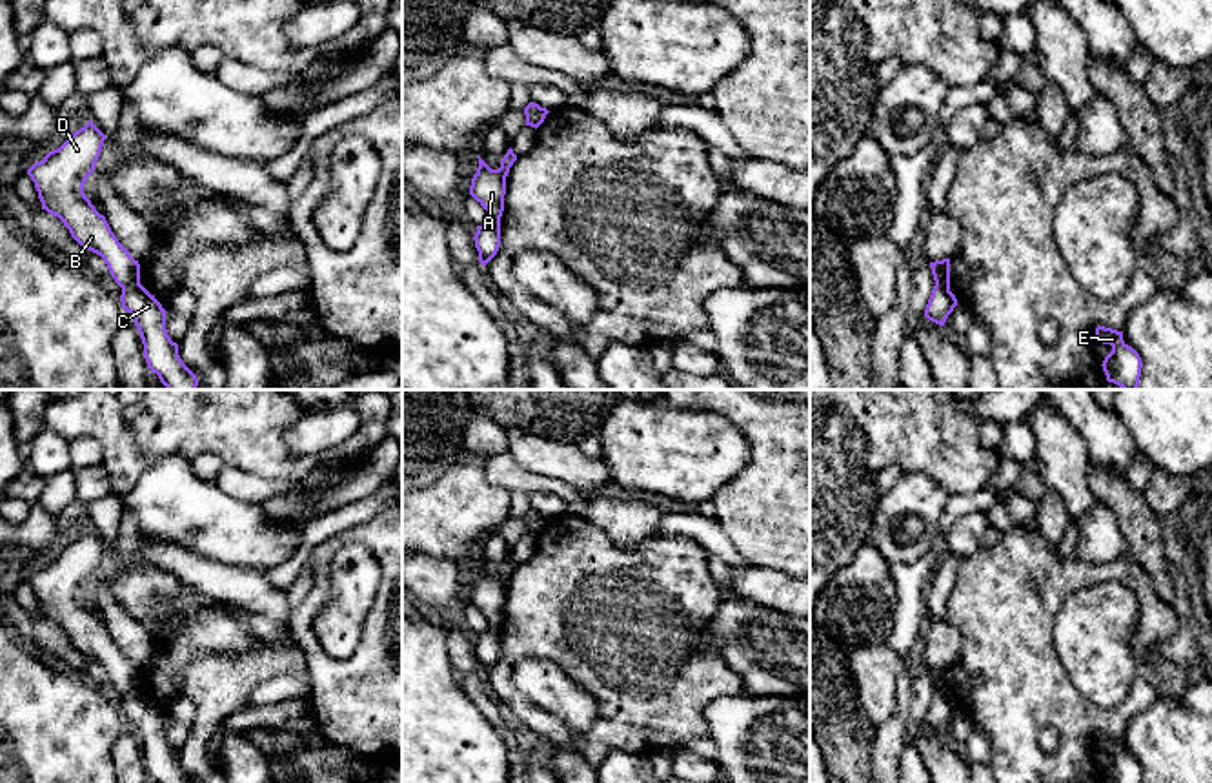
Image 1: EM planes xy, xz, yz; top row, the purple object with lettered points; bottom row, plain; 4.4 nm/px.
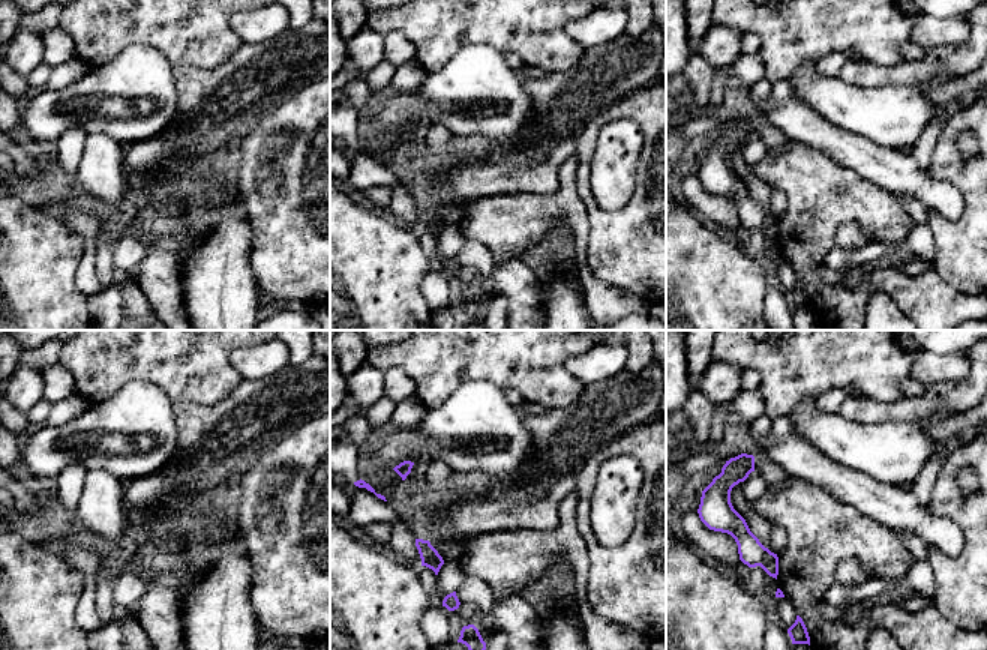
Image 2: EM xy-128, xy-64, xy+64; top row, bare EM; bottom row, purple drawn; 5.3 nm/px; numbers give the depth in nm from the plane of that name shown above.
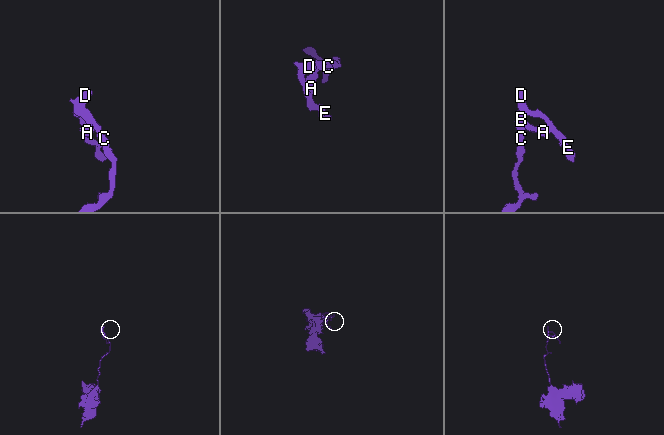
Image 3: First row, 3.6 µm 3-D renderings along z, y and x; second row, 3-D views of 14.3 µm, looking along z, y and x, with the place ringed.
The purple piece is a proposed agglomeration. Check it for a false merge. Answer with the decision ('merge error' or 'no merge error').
no merge error

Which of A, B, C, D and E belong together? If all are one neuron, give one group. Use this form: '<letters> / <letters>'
A B C D E

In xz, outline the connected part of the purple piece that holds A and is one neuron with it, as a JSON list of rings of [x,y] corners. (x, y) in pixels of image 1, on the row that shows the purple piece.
[[[510,147],[500,160],[499,169],[491,169],[480,157],[477,173],[471,178],[470,195],[488,211],[488,222],[477,226],[473,237],[479,251],[479,262],[486,266],[499,251],[500,246],[500,217],[504,211],[506,177],[517,160]]]

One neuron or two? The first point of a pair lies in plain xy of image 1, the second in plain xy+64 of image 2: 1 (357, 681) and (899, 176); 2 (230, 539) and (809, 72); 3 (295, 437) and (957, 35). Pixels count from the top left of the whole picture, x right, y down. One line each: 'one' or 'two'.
1: two
2: one
3: one

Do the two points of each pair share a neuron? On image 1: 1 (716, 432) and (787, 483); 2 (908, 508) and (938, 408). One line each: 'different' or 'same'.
1: different
2: different

